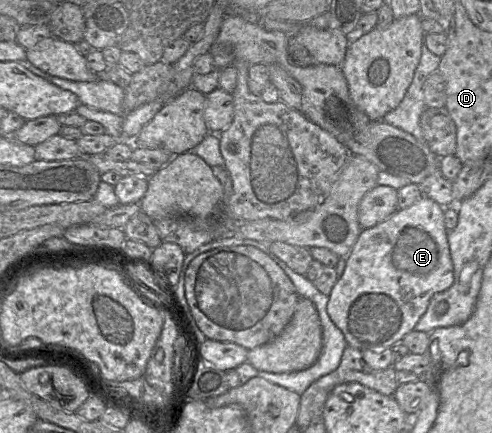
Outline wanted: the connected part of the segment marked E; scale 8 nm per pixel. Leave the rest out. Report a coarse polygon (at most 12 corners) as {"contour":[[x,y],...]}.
{"contour":[[423,195],[362,229],[327,312],[383,351],[454,281],[445,208]]}

